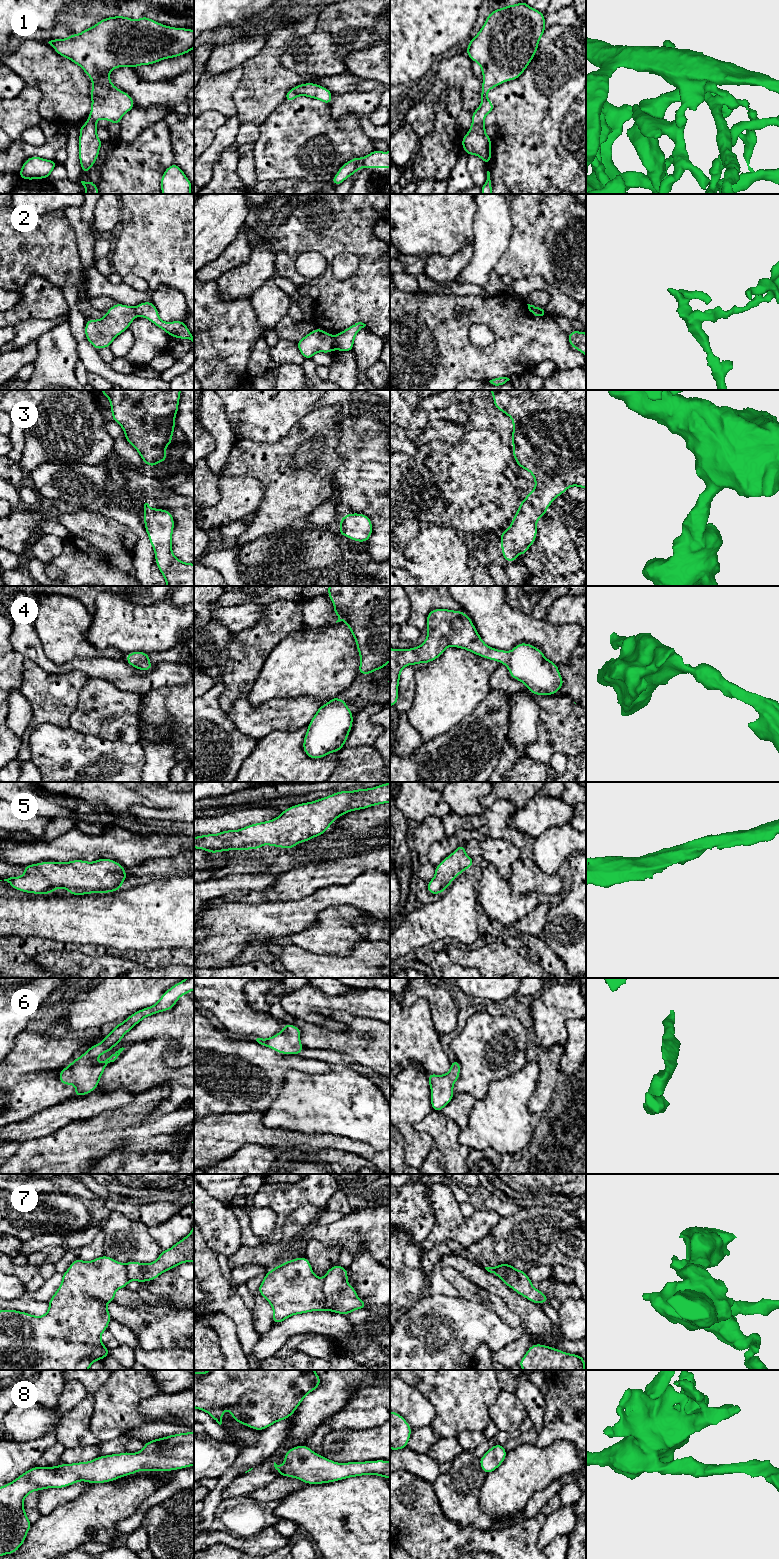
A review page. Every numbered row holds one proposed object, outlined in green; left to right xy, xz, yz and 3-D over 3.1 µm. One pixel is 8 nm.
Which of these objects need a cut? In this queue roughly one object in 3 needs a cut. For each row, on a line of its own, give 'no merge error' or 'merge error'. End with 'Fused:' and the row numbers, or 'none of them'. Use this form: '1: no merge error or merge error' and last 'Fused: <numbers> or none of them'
1: no merge error
2: merge error
3: no merge error
4: no merge error
5: no merge error
6: no merge error
7: merge error
8: no merge error
Fused: 2, 7

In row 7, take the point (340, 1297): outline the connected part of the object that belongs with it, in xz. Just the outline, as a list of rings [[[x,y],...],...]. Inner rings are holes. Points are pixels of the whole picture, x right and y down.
[[[339,1264],[332,1266],[323,1278],[323,1293],[326,1310],[347,1315],[358,1309],[366,1309],[366,1301],[358,1298],[357,1292],[347,1282],[348,1269]]]

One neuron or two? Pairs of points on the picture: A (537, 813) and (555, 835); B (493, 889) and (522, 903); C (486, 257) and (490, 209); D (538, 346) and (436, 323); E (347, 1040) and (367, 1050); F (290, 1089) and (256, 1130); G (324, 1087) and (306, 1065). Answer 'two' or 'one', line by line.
A: two
B: one
C: one
D: one
E: one
F: two
G: two

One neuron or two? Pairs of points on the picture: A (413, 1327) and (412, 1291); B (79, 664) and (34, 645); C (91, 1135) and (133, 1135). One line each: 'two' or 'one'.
A: two
B: one
C: two

